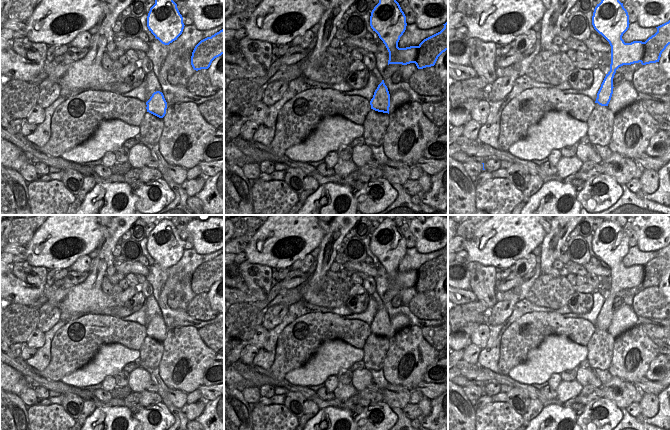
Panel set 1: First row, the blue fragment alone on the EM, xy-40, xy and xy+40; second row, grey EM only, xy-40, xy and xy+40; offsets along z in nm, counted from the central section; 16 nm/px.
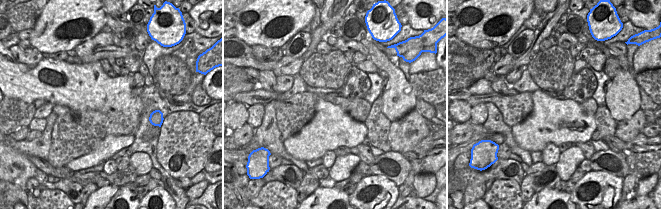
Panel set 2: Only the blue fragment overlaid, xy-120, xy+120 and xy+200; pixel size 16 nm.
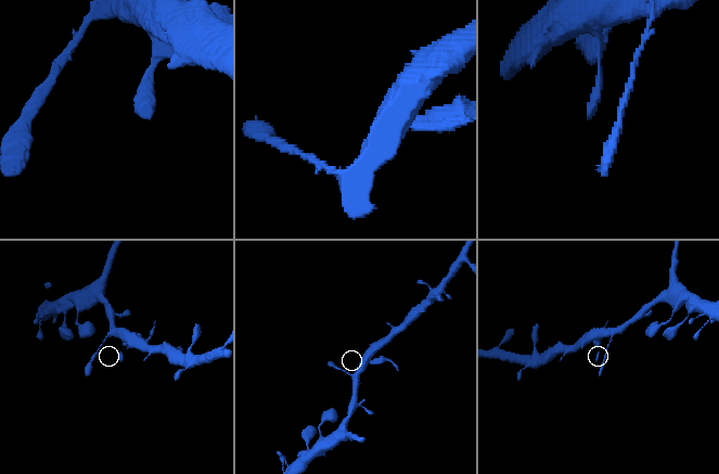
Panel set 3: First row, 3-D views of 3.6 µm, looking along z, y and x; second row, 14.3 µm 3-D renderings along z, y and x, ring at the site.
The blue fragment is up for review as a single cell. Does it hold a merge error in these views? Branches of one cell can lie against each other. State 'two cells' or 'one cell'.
one cell

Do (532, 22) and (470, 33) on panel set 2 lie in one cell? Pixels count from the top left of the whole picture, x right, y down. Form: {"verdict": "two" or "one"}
{"verdict": "two"}

